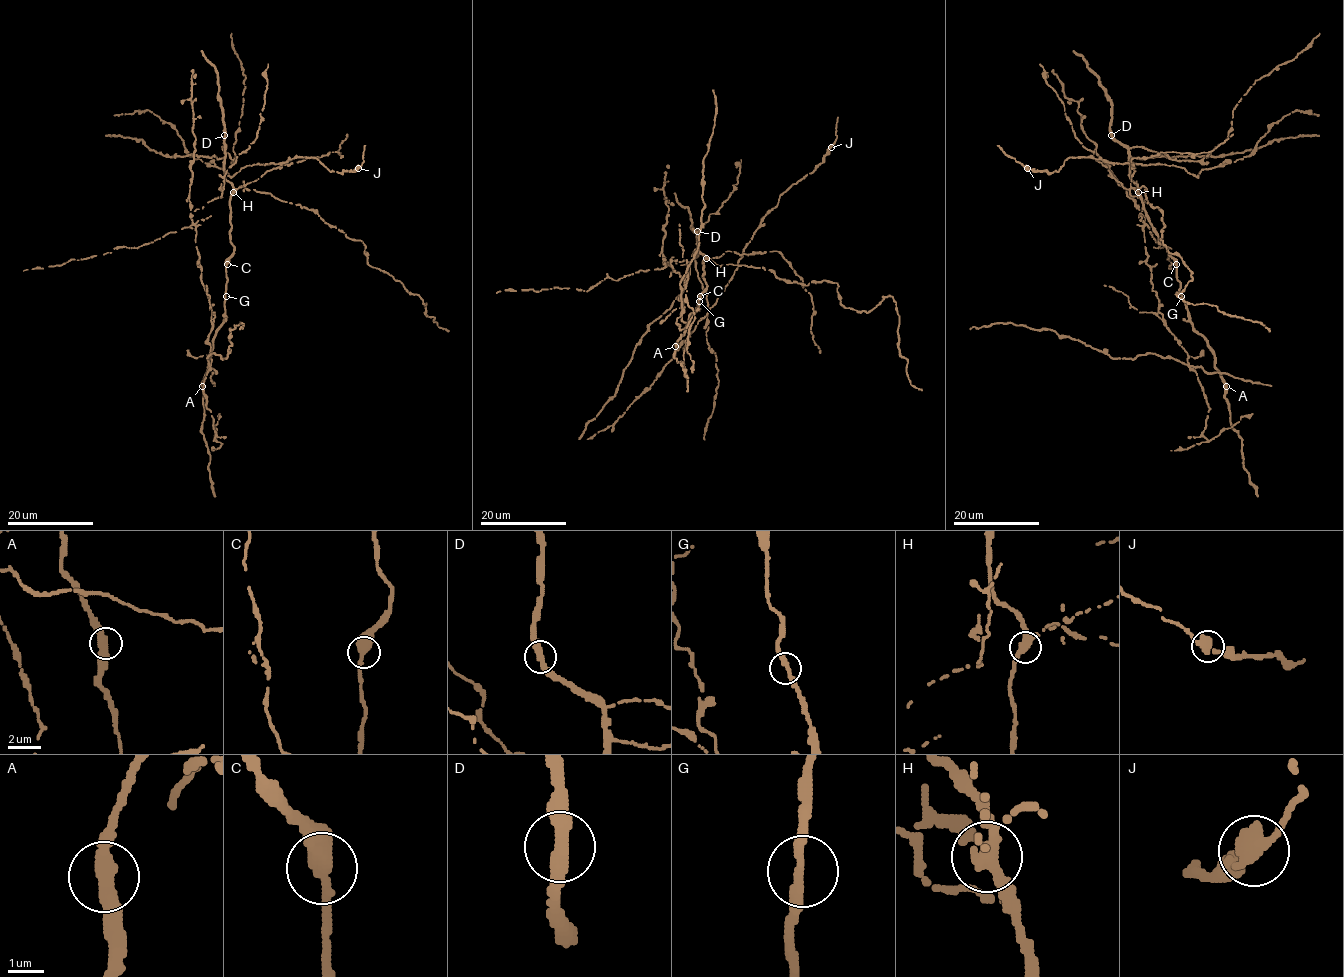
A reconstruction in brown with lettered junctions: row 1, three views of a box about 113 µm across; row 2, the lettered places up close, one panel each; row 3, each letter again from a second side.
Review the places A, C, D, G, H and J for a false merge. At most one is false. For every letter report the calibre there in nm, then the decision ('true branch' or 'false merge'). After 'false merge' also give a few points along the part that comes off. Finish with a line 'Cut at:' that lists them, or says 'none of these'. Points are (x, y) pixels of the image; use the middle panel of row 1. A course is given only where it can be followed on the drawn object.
A: calibre 420 nm; true branch
C: calibre 400 nm; true branch
D: calibre 440 nm; true branch
G: calibre 280 nm; true branch
H: calibre 420 nm; false merge
J: calibre 400 nm; true branch
Cut at: H

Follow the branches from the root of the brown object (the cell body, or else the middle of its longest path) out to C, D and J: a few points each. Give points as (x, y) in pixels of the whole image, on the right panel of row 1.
C: (1182, 295), (1176, 264)
D: (1182, 295), (1176, 274), (1176, 260), (1160, 242), (1145, 210), (1138, 185), (1131, 177), (1128, 150), (1111, 135)
J: (1182, 295), (1176, 260), (1160, 242), (1137, 184), (1131, 180), (1133, 163), (1067, 157), (1058, 171), (1027, 168)

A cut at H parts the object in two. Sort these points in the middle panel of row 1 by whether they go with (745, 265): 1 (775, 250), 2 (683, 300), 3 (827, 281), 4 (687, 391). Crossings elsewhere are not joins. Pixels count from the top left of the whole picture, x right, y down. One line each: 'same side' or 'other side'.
1: other side
2: other side
3: same side
4: other side

